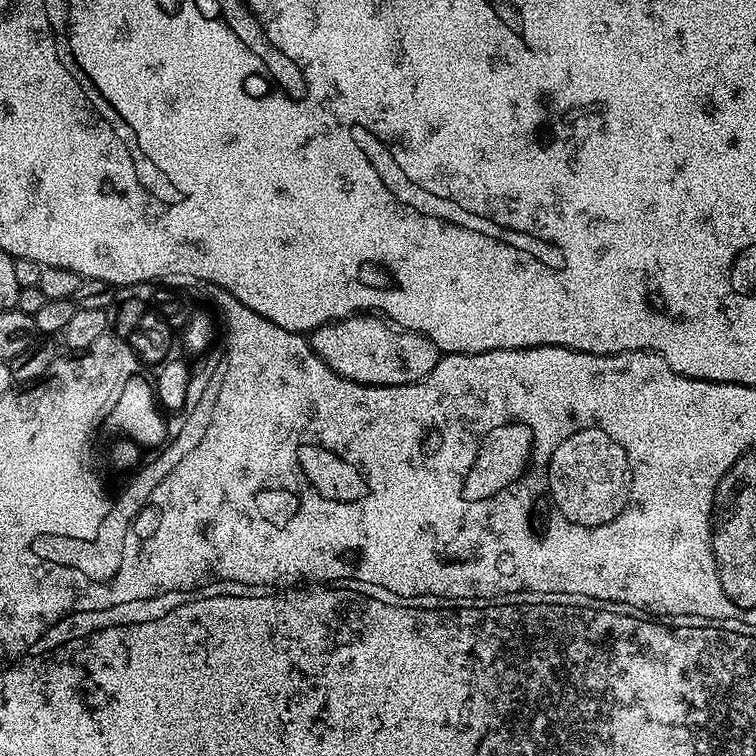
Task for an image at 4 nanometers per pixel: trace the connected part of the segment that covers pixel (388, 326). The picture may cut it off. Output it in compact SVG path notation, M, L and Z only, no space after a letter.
M357 314L347 316L345 320L335 320L311 333L310 343L312 349L326 362L326 366L330 366L330 370L334 370L342 378L350 378L354 382L370 386L406 386L418 382L426 378L430 370L434 370L442 355L434 342L422 333L401 330L376 314Z

